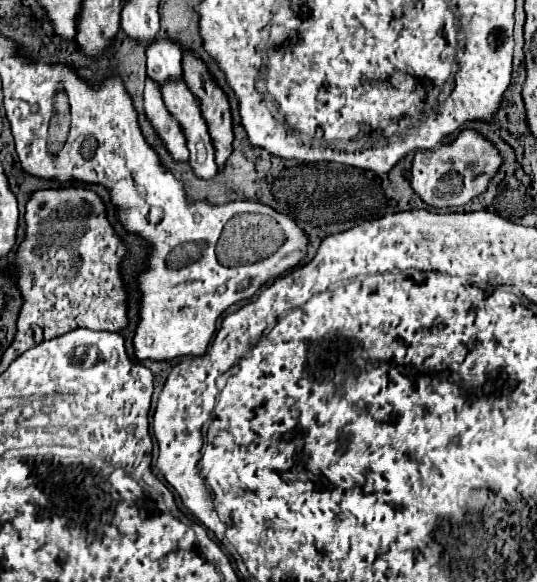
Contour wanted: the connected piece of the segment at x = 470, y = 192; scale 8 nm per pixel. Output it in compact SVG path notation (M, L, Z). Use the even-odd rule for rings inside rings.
M462 129L452 143L440 145L438 149L434 149L430 153L416 153L414 155L412 189L432 207L460 207L460 205L468 203L472 197L478 197L488 189L490 179L498 173L502 163L504 163L504 159L492 141L482 137L482 133L478 133L476 129Z

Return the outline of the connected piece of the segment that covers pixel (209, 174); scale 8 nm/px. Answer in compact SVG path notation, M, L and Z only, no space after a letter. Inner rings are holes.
M184 79L166 81L162 85L162 97L164 97L168 111L182 123L182 131L186 131L186 143L188 143L188 149L190 149L190 165L192 165L194 173L200 179L212 179L218 173L218 165L214 161L214 143L212 143L212 137L210 137L208 127L206 127L206 119L204 119L202 109L200 109L200 101L188 89Z

